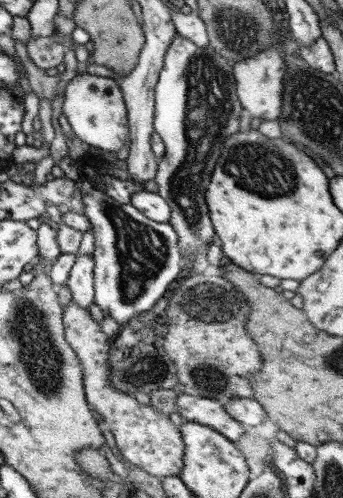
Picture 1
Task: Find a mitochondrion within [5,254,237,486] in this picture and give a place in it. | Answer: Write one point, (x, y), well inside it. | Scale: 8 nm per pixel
(40, 356)

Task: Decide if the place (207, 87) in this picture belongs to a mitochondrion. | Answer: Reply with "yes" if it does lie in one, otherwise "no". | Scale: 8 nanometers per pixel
yes

